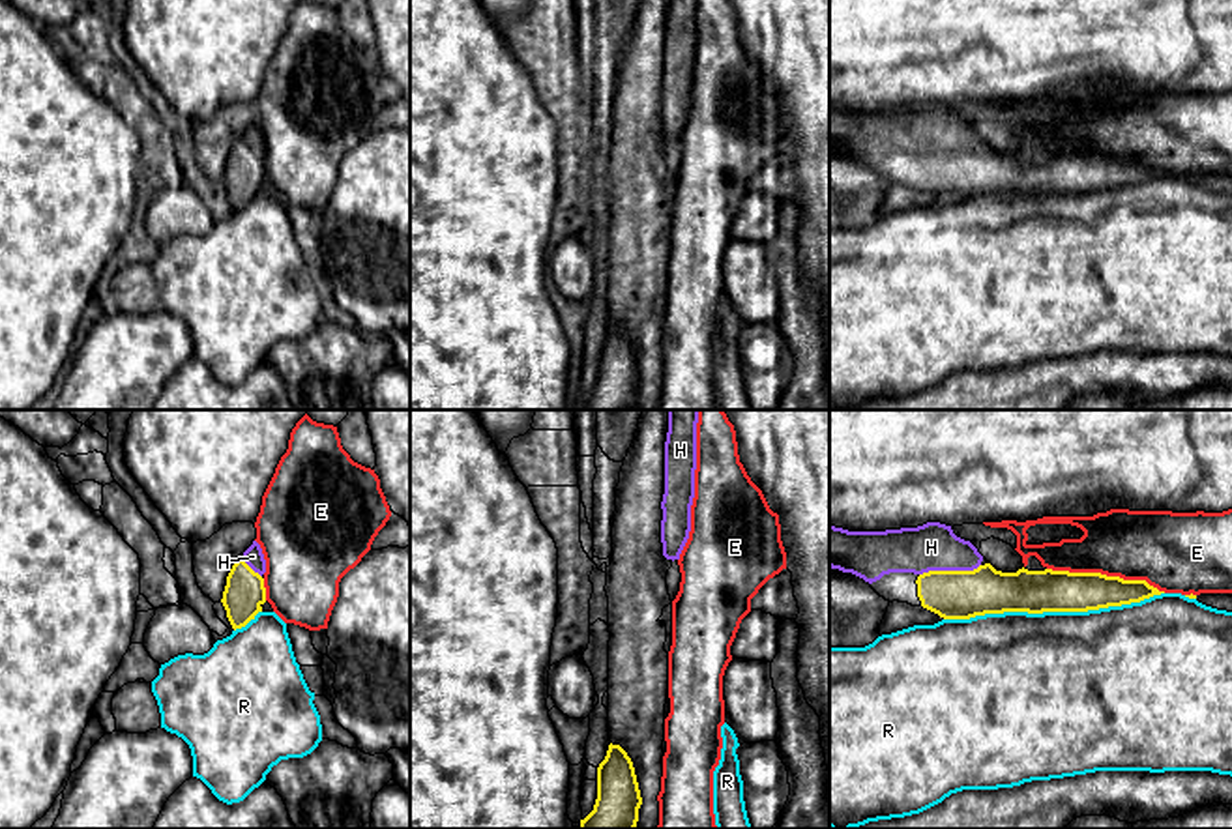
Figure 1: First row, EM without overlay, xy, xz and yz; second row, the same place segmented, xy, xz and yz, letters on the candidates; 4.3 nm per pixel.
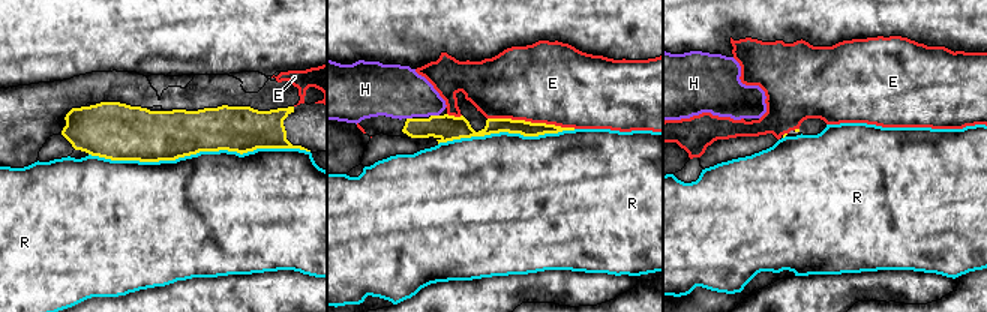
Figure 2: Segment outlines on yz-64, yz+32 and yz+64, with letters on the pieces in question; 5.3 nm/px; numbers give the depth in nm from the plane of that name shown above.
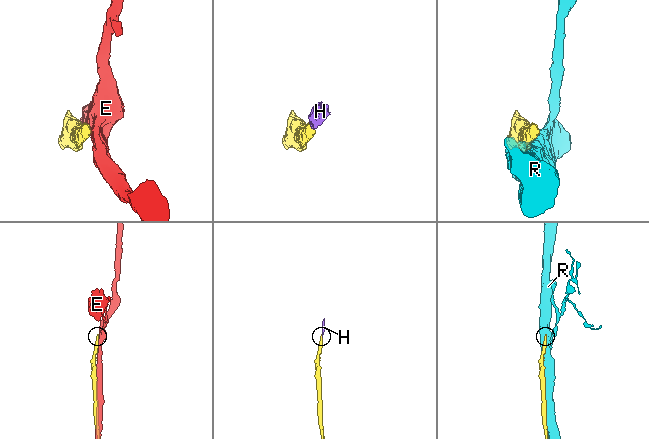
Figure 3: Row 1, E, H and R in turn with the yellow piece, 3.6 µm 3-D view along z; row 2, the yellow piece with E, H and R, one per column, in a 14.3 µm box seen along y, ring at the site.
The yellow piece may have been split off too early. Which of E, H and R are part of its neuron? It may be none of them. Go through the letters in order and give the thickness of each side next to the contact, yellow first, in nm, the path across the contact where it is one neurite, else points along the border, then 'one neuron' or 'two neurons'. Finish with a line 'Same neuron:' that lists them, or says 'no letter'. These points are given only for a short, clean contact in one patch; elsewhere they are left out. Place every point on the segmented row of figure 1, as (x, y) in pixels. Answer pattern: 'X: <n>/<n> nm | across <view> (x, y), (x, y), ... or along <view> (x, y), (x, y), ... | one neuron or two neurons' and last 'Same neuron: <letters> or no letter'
E: 180/300 nm | two neurons
H: 200/200 nm | across yz (950, 594), (950, 571), (931, 547) | one neuron
R: 190/500 nm | two neurons
Same neuron: H

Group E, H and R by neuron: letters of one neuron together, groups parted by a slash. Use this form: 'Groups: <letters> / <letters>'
Groups: E / H / R

